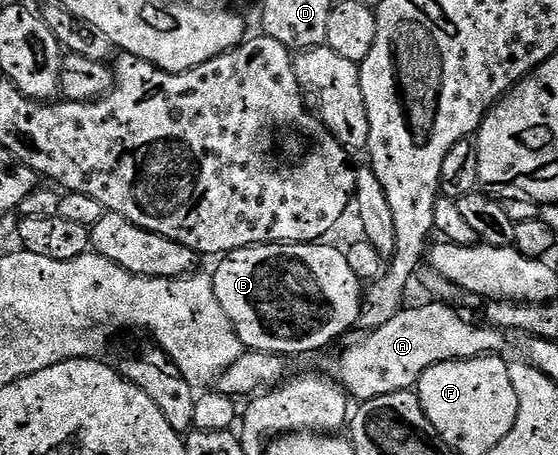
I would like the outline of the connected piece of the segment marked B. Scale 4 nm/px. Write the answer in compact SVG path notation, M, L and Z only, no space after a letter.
M284 243L282 245L250 245L244 249L238 249L226 254L223 261L216 269L213 269L215 279L215 294L217 303L225 307L225 315L233 323L237 335L241 339L244 350L257 353L277 353L280 355L292 355L291 353L315 353L318 349L323 349L327 341L335 341L351 324L358 322L361 317L361 310L365 304L365 285L357 275L353 275L353 267L349 267L349 259L342 248L334 249L328 243L308 243L305 245L292 245Z

